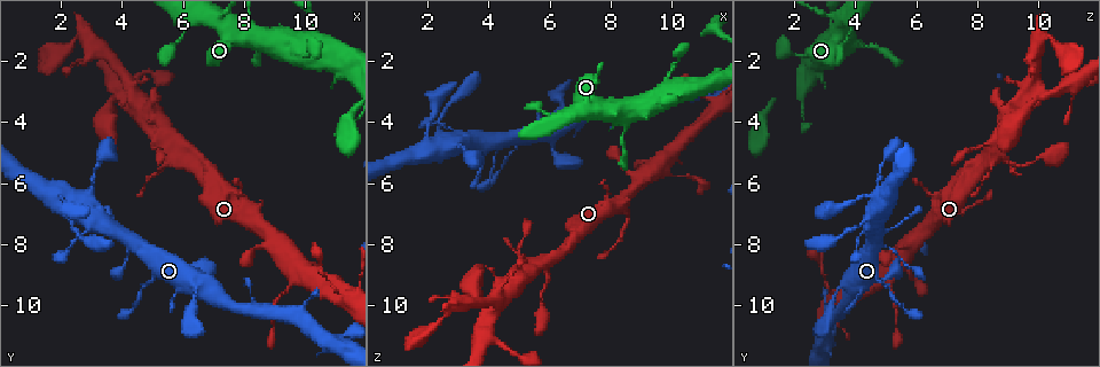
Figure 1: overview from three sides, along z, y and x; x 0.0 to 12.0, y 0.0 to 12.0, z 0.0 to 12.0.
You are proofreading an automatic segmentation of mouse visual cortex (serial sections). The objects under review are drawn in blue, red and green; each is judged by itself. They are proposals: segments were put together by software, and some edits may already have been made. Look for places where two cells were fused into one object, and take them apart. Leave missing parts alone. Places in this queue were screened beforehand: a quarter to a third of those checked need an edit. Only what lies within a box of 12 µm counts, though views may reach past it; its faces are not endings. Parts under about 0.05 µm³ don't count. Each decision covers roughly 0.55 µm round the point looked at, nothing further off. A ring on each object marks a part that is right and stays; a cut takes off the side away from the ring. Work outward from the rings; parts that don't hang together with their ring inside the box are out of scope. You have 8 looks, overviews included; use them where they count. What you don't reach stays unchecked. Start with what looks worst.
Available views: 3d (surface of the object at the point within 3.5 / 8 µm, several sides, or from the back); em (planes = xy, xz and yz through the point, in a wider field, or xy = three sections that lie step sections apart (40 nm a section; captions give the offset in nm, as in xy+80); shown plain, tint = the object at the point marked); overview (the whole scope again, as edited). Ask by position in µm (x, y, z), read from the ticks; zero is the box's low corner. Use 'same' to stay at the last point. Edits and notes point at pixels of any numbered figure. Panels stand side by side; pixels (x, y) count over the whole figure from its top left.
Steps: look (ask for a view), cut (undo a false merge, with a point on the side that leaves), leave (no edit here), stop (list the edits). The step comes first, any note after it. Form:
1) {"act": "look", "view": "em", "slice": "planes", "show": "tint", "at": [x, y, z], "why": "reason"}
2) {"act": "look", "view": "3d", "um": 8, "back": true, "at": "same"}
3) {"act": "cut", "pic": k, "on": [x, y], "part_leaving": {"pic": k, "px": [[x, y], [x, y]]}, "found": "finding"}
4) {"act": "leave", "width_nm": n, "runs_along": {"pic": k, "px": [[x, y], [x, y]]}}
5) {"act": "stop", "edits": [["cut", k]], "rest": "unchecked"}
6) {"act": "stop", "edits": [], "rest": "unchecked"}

{"act": "look", "view": "3d", "um": 3.5, "at": [11.2, 9.6, 3.2], "why": "thin arm on a thick one"}

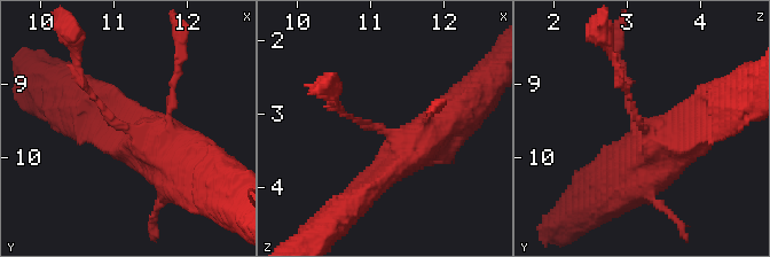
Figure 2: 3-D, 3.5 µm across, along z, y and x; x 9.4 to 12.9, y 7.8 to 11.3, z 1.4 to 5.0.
{"act": "look", "view": "em", "slice": "xy", "step": 3, "show": "tint", "at": [11.30, 9.60, 3.35]}

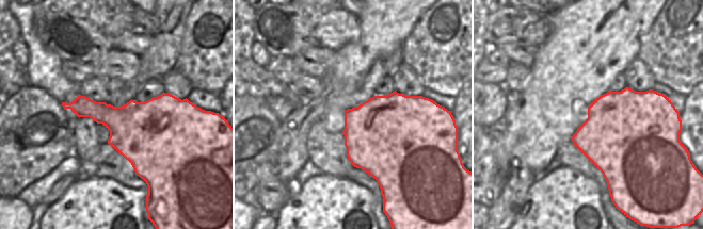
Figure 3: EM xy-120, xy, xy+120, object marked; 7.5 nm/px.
{"act": "look", "view": "em", "slice": "xy", "step": 2, "show": "tint", "at": "same", "why": "cut it another way"}

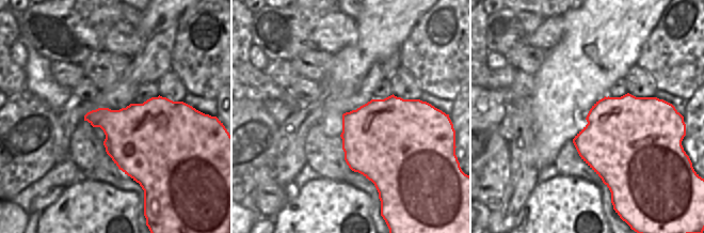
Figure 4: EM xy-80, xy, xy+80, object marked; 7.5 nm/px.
{"act": "leave", "width_nm": 550, "runs_along": {"pic": 2, "px": [[96, 123], [171, 162], [160, 204]]}, "found": "continuous, no second cell"}

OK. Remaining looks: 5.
{"act": "look", "view": "3d", "um": 3.5, "at": [10.2, 0.8, 3.2], "why": "narrows sharply"}

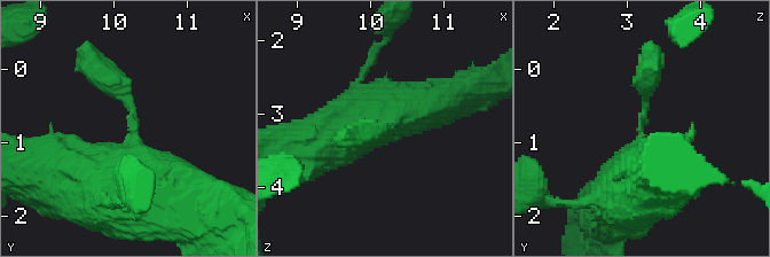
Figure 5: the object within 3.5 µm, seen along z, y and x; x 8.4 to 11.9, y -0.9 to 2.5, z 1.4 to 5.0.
{"act": "look", "view": "em", "slice": "planes", "show": "tint", "at": [10.25, 0.85, 3.15]}

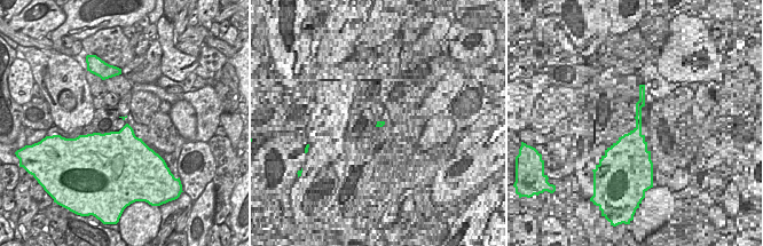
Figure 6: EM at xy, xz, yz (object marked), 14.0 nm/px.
{"act": "leave", "width_nm": 280, "runs_along": {"pic": 5, "px": [[107, 187], [124, 187], [135, 121], [93, 71]]}, "found": "all the same cell"}

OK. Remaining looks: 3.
{"act": "look", "view": "3d", "um": 8, "at": [8.4, 1.5, 4.2], "why": "thick turns thin"}

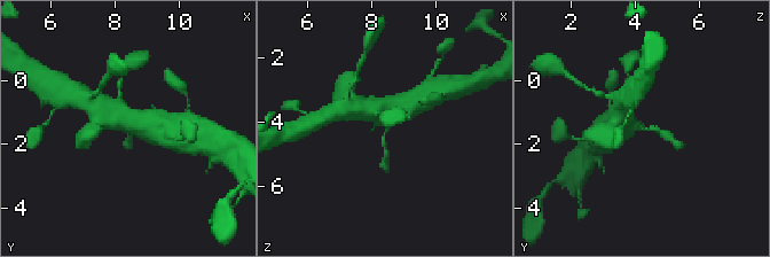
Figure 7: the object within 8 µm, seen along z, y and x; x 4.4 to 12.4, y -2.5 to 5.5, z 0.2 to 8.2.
{"act": "look", "view": "em", "slice": "planes", "show": "tint", "at": [8.5, 1.5, 4.3]}

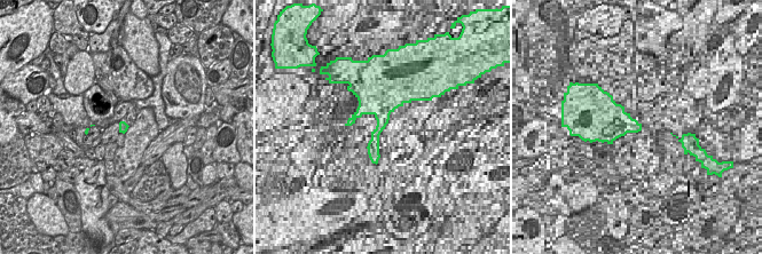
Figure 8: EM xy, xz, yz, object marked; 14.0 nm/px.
{"act": "leave", "runs_along": {"pic": 7, "px": [[622, 117], [672, 139]]}, "found": "one cell here"}

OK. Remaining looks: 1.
{"act": "stop", "edits": [], "rest": "unchecked"}

